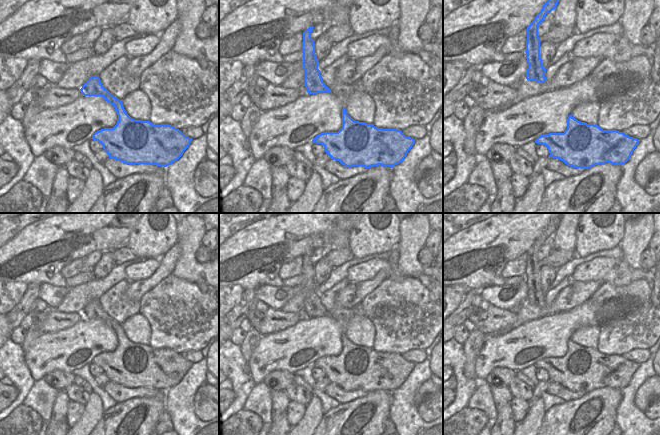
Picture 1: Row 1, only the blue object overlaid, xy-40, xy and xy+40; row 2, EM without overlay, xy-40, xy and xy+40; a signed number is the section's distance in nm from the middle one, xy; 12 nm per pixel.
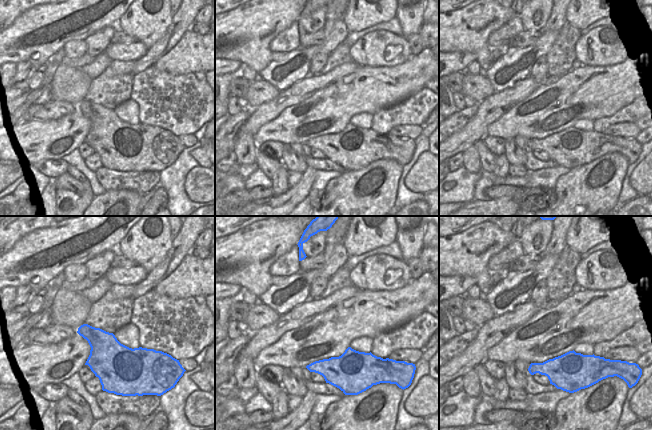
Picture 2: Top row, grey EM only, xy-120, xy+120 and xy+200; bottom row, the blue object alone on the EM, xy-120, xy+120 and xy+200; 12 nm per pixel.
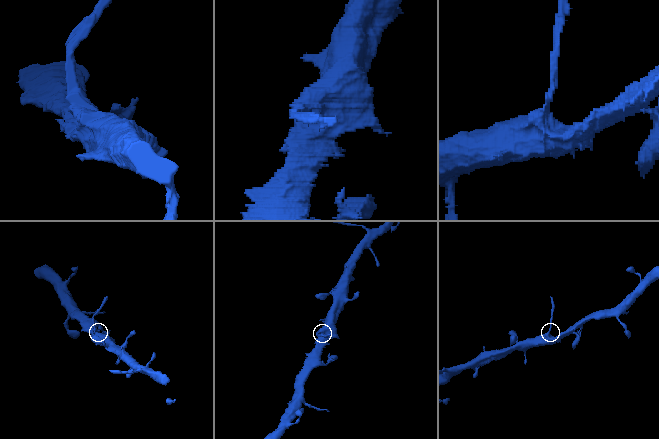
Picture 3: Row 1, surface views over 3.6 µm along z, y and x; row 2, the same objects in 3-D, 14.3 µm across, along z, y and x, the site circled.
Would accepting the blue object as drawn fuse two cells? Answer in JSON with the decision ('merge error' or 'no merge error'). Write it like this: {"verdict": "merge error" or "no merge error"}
{"verdict": "merge error"}

